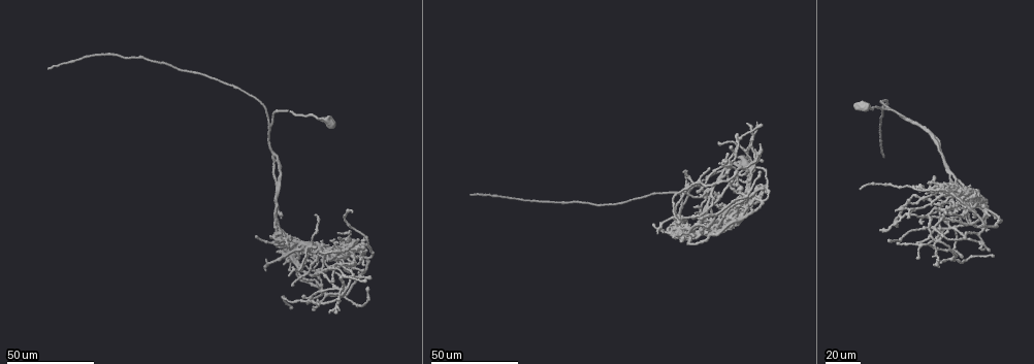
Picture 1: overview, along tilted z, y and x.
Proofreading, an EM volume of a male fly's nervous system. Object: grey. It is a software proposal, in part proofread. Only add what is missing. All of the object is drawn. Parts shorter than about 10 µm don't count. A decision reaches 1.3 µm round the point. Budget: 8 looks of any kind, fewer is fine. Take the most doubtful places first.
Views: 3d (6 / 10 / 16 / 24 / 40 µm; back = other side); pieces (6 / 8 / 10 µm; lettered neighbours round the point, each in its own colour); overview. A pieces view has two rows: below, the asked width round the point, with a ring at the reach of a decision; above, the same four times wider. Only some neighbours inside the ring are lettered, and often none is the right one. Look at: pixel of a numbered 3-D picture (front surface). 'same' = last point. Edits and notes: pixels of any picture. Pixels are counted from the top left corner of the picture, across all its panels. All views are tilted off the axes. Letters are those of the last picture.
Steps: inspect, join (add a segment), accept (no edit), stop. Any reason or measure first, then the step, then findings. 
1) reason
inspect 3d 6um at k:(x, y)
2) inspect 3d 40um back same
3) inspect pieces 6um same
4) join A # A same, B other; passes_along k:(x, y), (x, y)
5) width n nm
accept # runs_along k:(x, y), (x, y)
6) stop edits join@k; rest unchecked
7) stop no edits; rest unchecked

end of a long branch
inspect 3d 40um at 1:(47, 67)

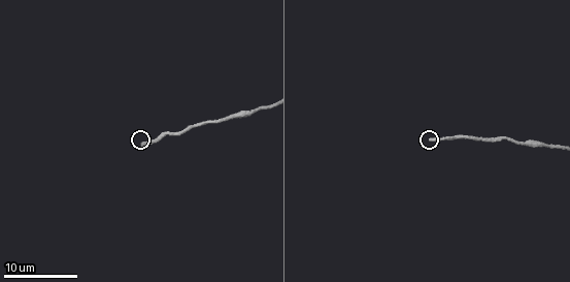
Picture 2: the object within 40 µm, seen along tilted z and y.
inspect pieces 10um at 2:(432, 138)

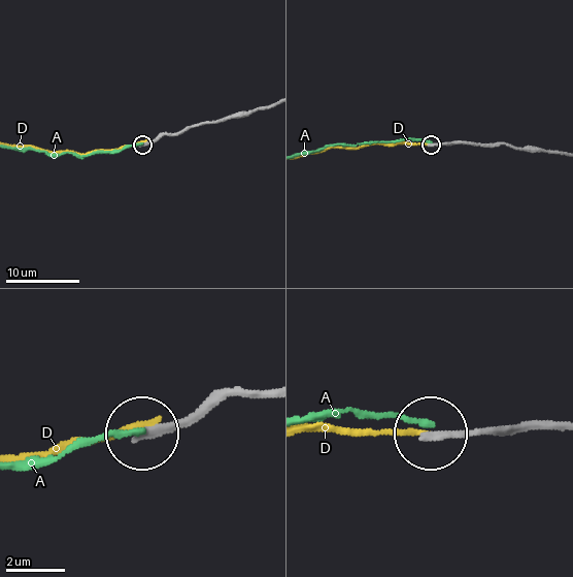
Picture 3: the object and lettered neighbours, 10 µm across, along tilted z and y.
accept # A other, D other; runs_along 3:(267, 388), (215, 390), (188, 415), (146, 430); no lettered segment goes on from it

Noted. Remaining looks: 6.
free end
inspect 3d 24um at 1:(317, 245)

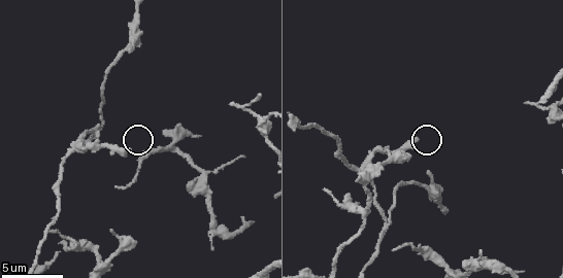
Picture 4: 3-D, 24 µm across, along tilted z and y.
inspect 3d 10um at 4:(416, 139)

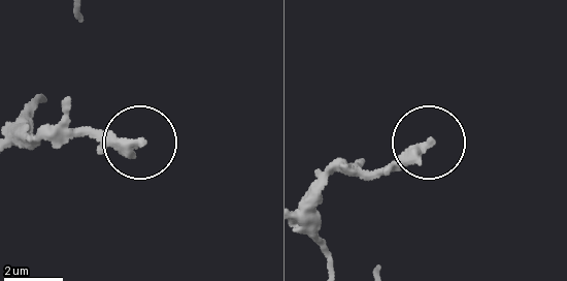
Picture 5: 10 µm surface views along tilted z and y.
inspect pieces 8um at 5:(142, 144)

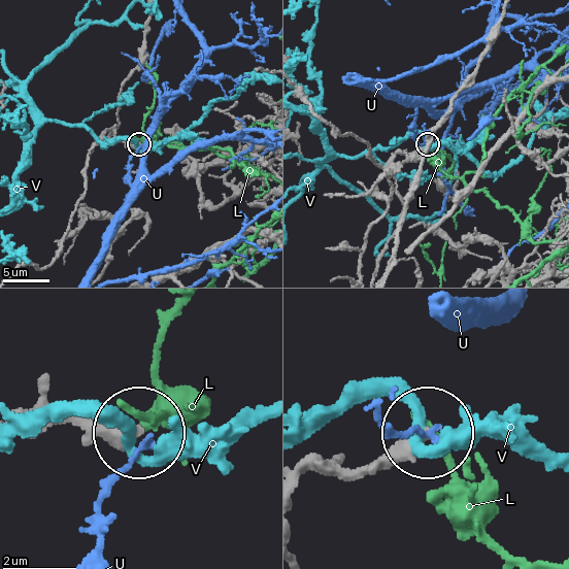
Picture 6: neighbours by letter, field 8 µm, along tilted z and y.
accept # L other, U other, V other; no lettered segment goes on from it

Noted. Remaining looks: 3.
free end
inspect 3d 40um at 1:(682, 242)

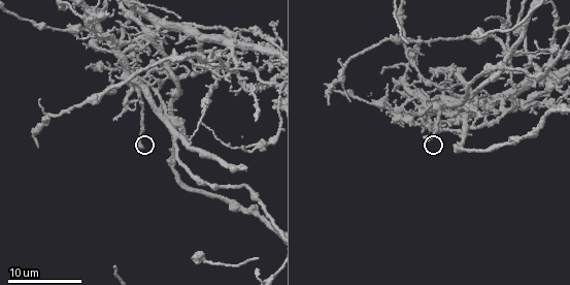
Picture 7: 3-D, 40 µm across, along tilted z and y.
inspect pieces 10um at 7:(432, 138)

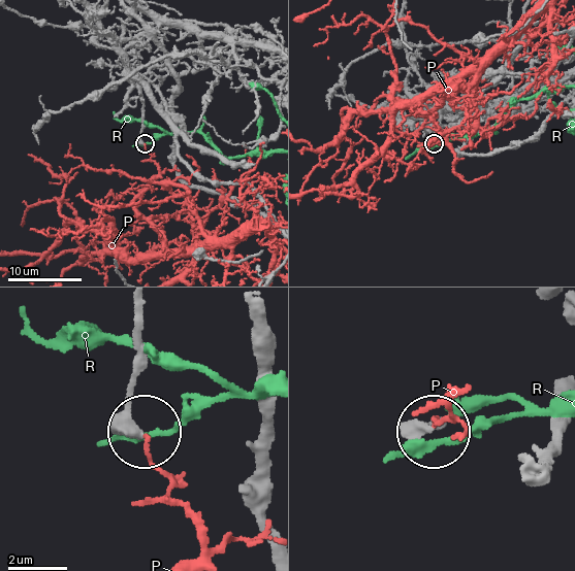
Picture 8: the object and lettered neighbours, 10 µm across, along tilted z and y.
accept # P other, R other; runs_along 8:(139, 304), (142, 347), (130, 394), (137, 426); no lettered segment goes on from it

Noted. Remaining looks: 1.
branch stops here
inspect pieces 8um at 7:(480, 117)

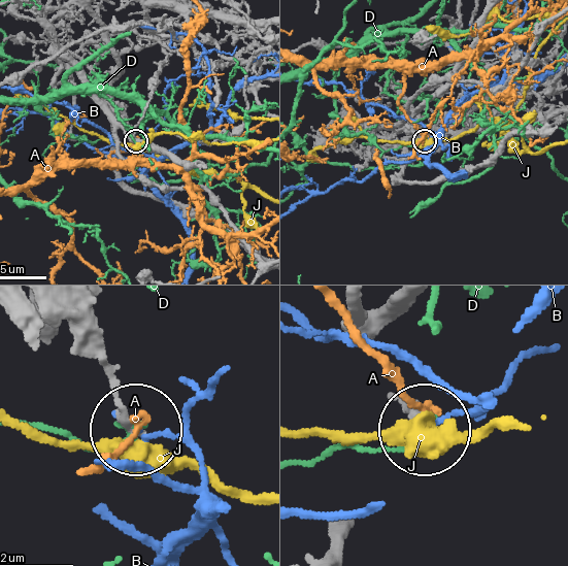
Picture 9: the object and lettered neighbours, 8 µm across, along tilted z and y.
accept # A other, B other, D other, J other; runs_along 9:(57, 313), (107, 372), (136, 428); none of them fits

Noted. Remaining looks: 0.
stop no edits; rest unchecked

